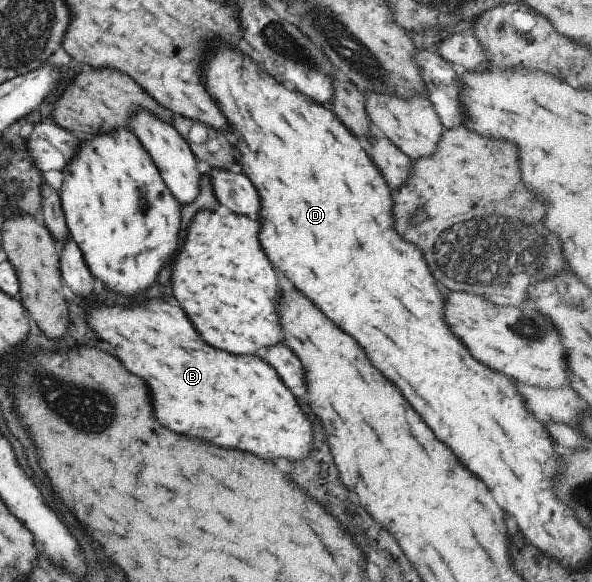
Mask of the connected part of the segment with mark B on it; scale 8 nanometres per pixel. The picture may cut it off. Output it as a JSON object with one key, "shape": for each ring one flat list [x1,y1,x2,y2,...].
{"shape":[[160,298,146,300,138,306,90,303,84,311,87,326,114,348,116,358,130,374,144,380,150,390,154,416,168,430,206,440,214,446,244,450,264,460,300,460,306,456,308,444,312,440,310,424,300,412,294,396,278,380,272,367,262,362,260,356,235,355,206,346,206,342,198,338,183,310]]}

